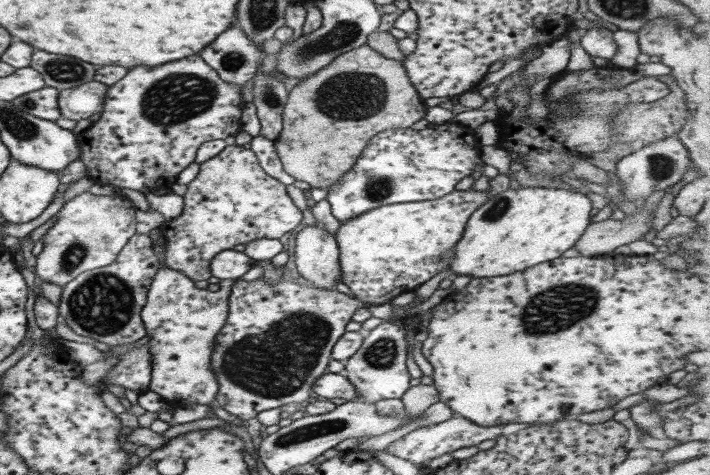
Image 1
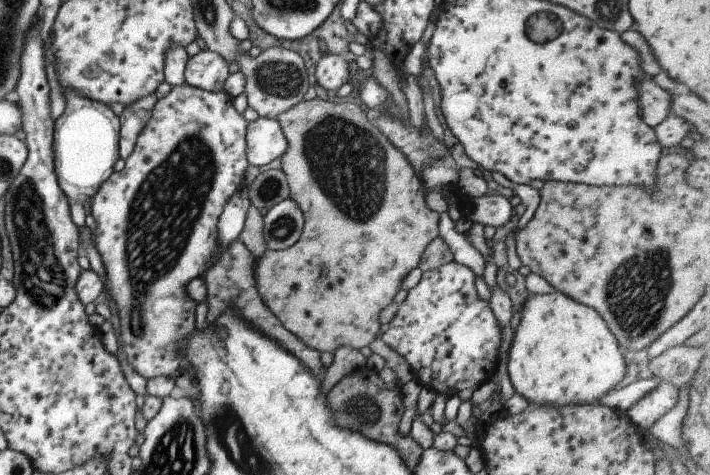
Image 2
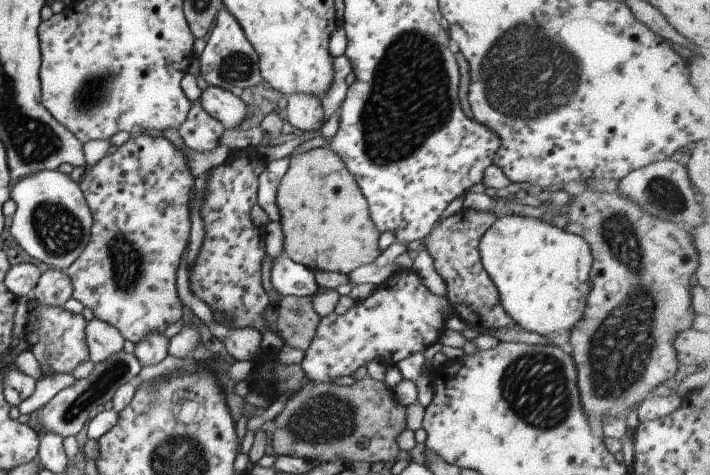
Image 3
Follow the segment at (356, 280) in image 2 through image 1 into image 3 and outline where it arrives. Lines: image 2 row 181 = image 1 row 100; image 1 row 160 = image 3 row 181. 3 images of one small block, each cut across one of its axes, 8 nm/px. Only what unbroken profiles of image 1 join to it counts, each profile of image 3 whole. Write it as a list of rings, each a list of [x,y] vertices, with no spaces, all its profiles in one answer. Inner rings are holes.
[[[327,146],[317,147],[314,149],[306,150],[304,152],[297,153],[289,159],[287,170],[284,172],[283,178],[279,181],[276,188],[275,200],[279,209],[280,226],[284,236],[284,248],[283,254],[289,257],[293,262],[305,265],[307,268],[314,270],[330,270],[333,272],[350,273],[361,265],[368,265],[381,253],[377,251],[377,238],[379,233],[376,227],[370,219],[368,206],[365,198],[361,194],[355,179],[349,174],[349,171],[345,168],[343,161],[336,154],[333,154]]]

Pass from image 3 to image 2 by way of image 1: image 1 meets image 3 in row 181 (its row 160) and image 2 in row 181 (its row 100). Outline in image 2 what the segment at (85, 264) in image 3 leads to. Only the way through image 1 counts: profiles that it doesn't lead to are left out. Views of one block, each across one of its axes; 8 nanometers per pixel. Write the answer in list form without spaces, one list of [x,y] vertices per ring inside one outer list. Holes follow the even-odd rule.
[[[189,85],[170,86],[169,92],[155,102],[151,110],[151,118],[145,124],[145,129],[139,134],[135,146],[125,159],[125,166],[119,172],[113,172],[99,186],[93,198],[90,199],[91,216],[95,220],[93,228],[93,240],[95,248],[101,258],[103,272],[105,272],[105,288],[109,290],[109,296],[117,308],[119,317],[119,338],[121,338],[121,350],[125,354],[127,364],[146,381],[158,376],[173,377],[180,371],[181,362],[177,362],[177,344],[193,332],[195,326],[195,304],[191,298],[185,294],[187,282],[201,276],[201,272],[207,268],[209,260],[213,260],[215,248],[217,248],[217,218],[225,206],[225,200],[243,187],[245,169],[248,166],[245,150],[245,132],[247,123],[241,115],[235,112],[233,107],[233,98],[225,92],[206,92]]]

